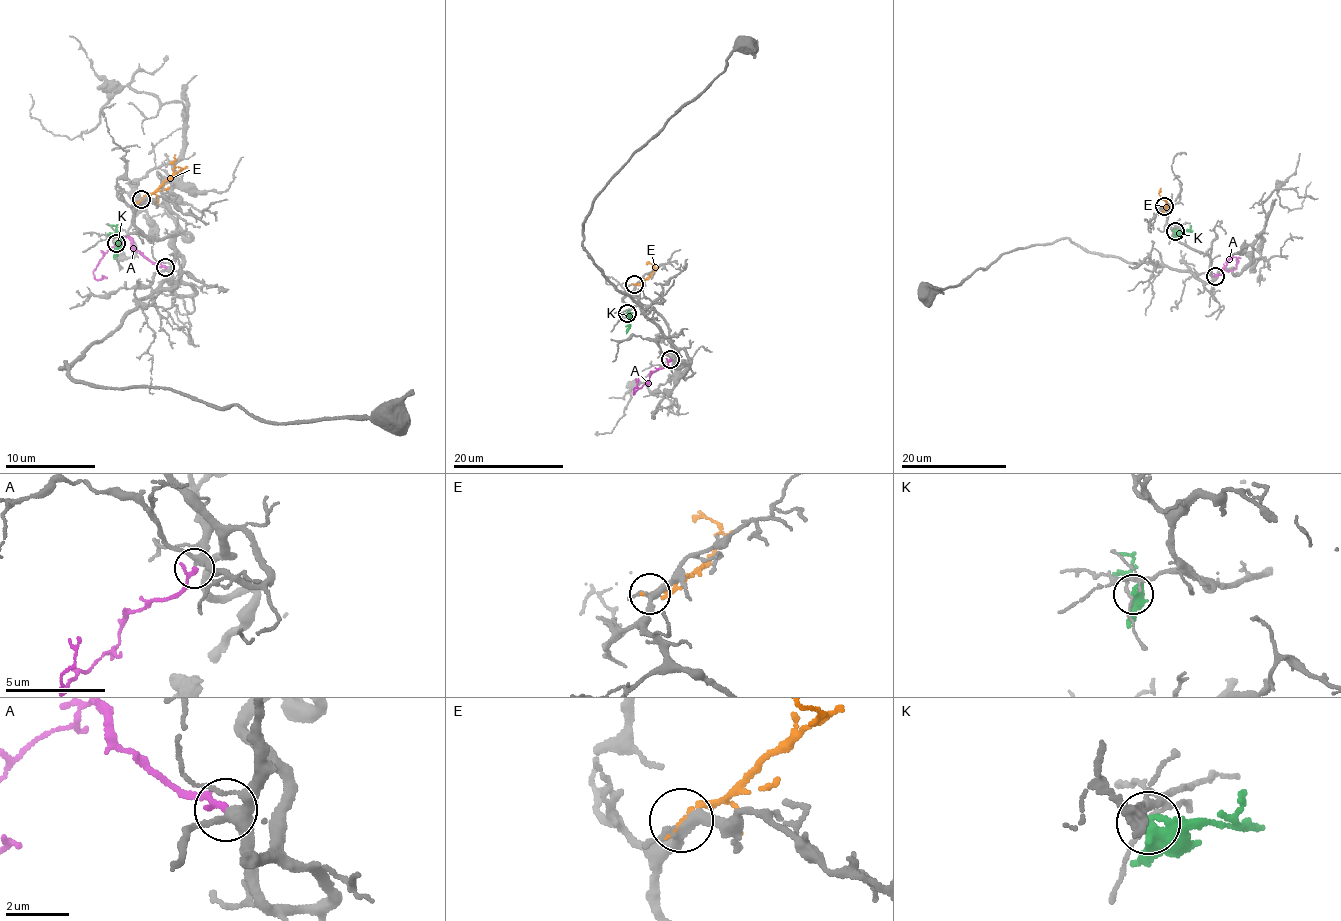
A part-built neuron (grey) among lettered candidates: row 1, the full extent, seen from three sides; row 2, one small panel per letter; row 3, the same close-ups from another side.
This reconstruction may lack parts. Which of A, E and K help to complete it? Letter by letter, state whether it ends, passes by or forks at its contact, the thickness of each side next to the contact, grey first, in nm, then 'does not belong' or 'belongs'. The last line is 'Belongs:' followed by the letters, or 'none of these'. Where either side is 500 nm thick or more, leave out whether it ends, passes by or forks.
A: it ends | 320/240 nm | belongs
E: it ends | 260/150 nm | does not belong
K: it passes by | 120/380 nm | does not belong
Belongs: A

